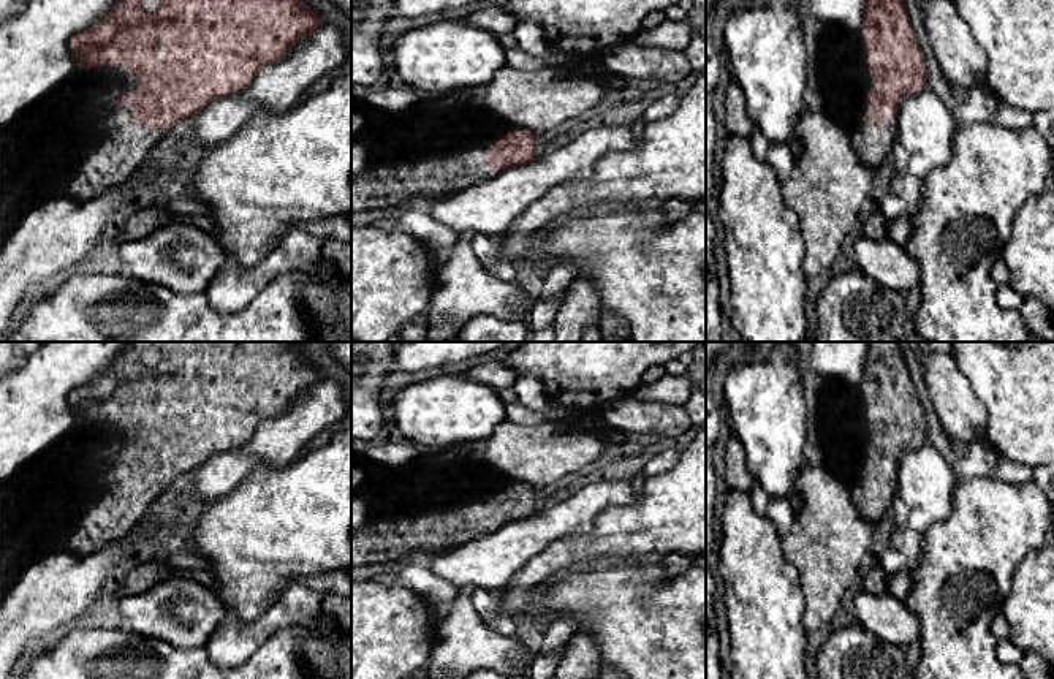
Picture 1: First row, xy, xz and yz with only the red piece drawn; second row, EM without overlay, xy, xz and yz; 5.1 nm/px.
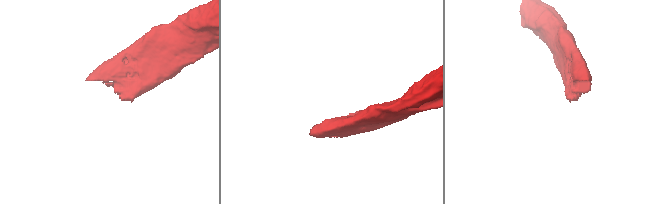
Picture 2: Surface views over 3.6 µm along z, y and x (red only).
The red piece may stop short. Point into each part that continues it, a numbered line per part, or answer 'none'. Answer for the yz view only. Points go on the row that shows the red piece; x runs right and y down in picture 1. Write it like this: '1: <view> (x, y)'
1: yz (872, 143)

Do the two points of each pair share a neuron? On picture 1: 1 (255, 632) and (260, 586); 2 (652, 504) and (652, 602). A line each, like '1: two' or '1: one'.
1: two
2: two

